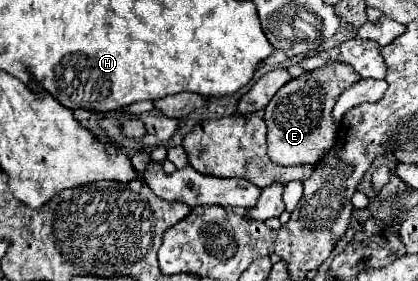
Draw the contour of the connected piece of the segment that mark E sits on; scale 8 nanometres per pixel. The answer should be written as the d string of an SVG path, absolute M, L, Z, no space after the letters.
M331 61L315 71L287 81L287 85L283 85L279 93L275 93L265 109L265 121L269 129L269 159L277 165L315 165L317 161L321 161L327 149L335 145L337 137L337 125L331 117L333 105L337 103L339 95L359 79L361 77L351 69L351 65L345 65L343 61Z

